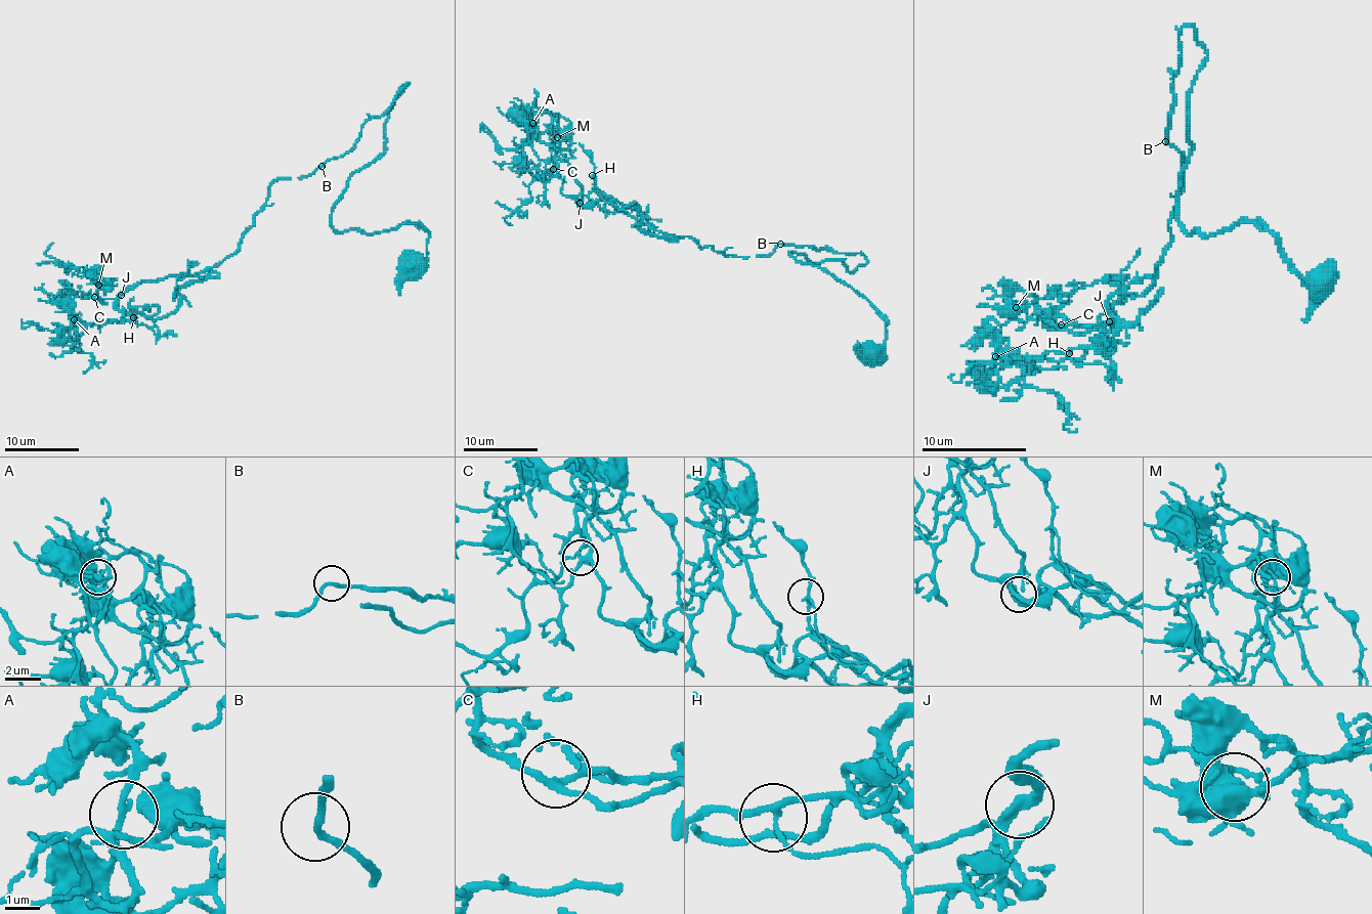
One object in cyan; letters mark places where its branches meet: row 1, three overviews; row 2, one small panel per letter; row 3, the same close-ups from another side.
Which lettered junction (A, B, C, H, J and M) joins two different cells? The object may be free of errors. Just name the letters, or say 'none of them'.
none of them

